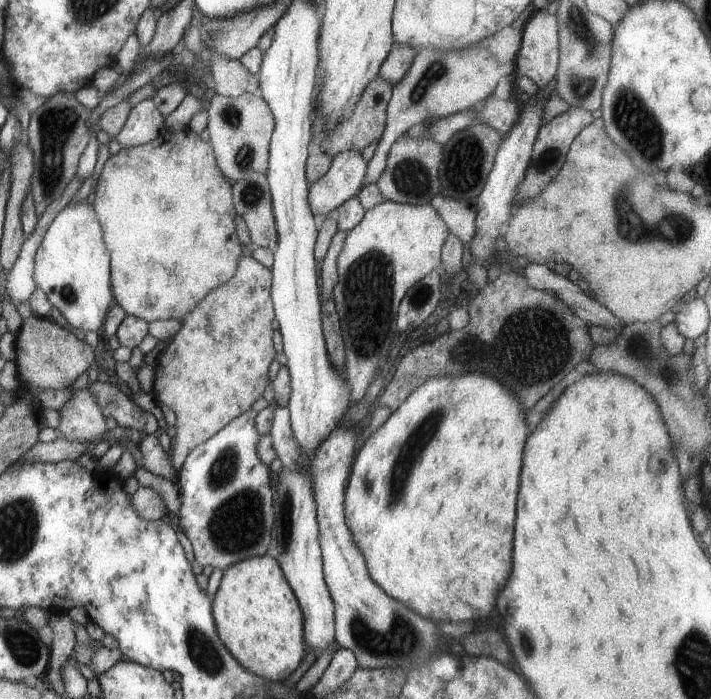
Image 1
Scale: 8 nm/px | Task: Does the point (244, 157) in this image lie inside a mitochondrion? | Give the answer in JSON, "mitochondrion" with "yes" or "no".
{"mitochondrion":"yes"}

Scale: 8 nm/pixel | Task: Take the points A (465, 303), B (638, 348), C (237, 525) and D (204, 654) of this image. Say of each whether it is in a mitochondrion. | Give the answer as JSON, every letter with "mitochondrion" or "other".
{"A":"other","B":"mitochondrion","C":"mitochondrion","D":"mitochondrion"}

